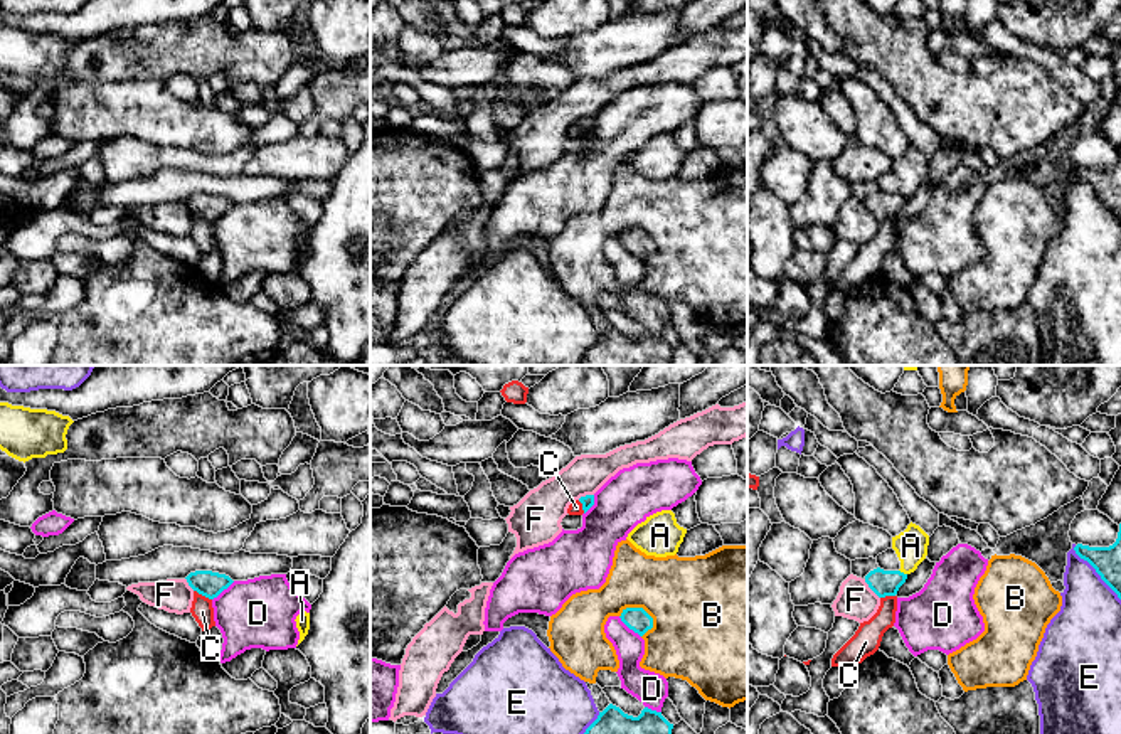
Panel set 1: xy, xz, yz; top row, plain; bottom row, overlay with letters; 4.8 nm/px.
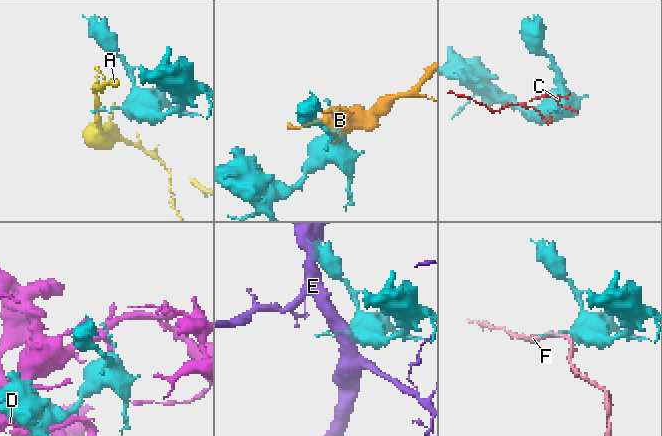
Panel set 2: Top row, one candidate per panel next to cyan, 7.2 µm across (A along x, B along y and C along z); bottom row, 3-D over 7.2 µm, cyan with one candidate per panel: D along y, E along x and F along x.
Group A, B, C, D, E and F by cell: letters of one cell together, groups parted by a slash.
A / B / C / D / E / F

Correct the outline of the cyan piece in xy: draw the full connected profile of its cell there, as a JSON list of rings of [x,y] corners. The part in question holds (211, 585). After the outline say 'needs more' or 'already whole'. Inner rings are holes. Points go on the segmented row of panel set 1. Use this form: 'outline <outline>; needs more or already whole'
outline [[[195,571],[190,572],[185,579],[194,591],[209,599],[217,598],[234,582],[229,576],[212,571]]]; already whole

